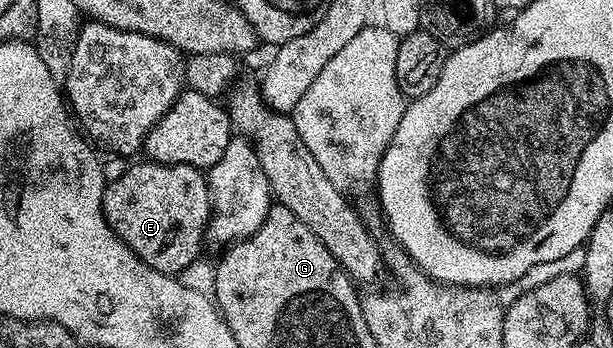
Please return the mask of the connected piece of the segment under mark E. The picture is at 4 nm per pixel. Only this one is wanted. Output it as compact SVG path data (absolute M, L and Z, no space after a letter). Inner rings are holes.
M154 162L132 163L121 178L113 182L103 194L103 216L107 225L153 270L167 276L178 277L199 256L199 247L205 244L207 224L211 221L211 195L207 189L207 177L202 171L184 164L156 164ZM163 176L179 176L179 208L175 205L175 192Z

